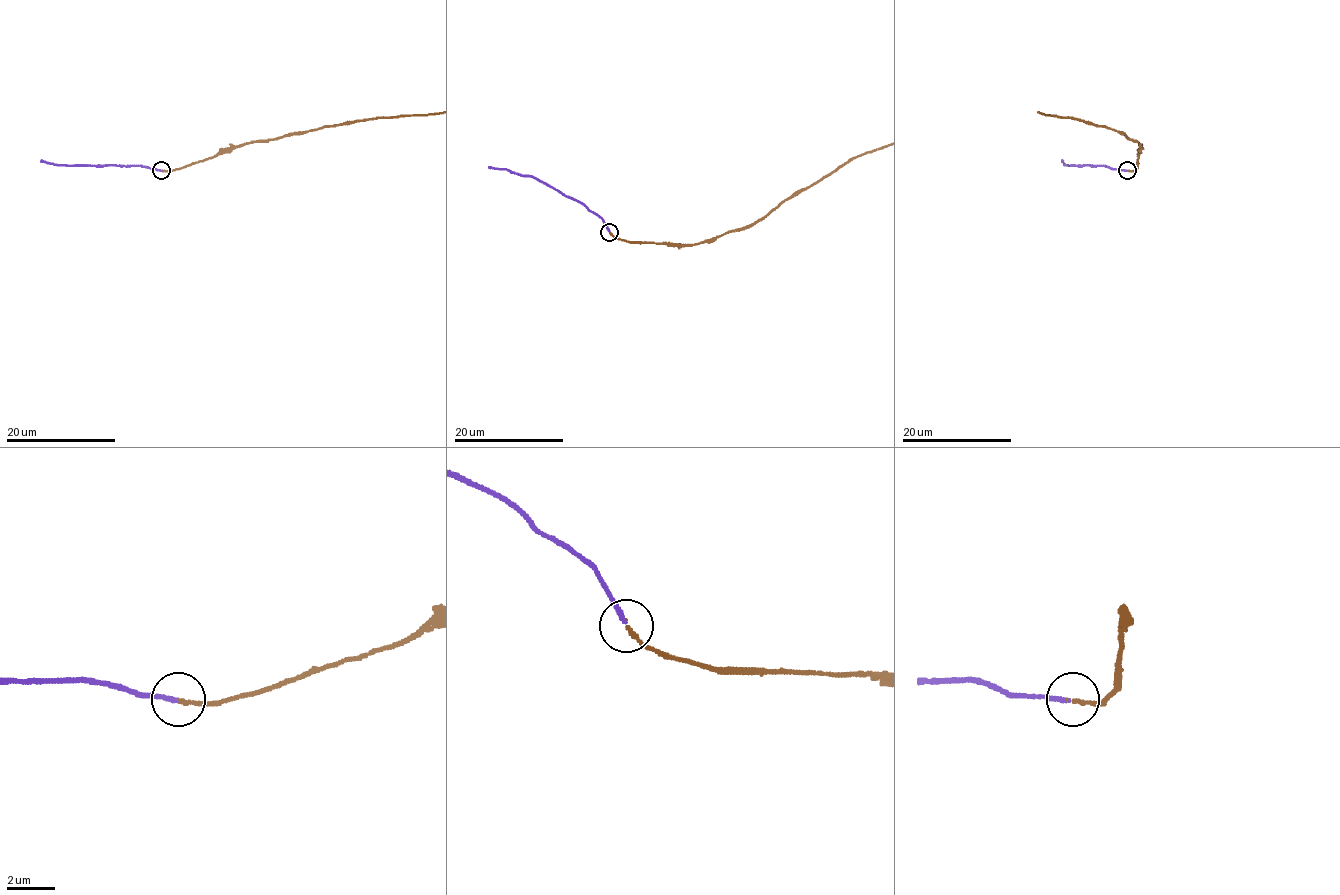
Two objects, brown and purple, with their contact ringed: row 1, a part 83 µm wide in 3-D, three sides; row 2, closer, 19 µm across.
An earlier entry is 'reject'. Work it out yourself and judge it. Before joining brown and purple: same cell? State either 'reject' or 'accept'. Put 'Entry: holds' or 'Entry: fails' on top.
Entry: fails
accept

